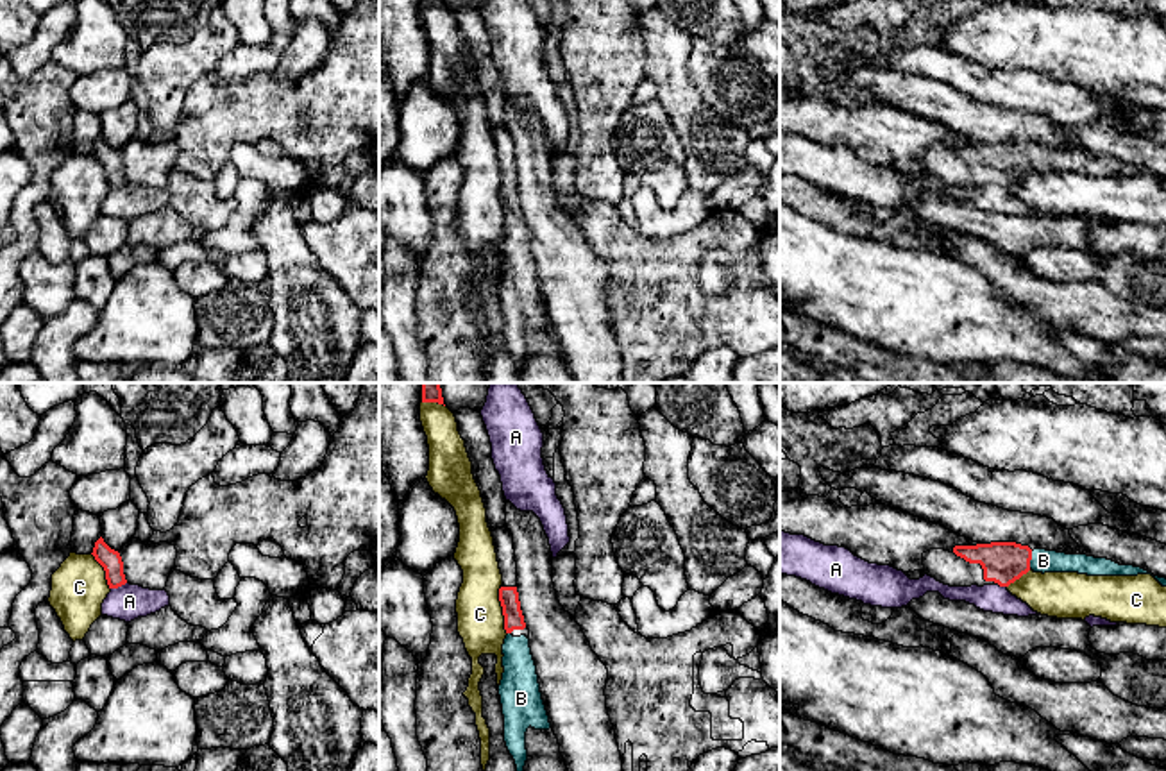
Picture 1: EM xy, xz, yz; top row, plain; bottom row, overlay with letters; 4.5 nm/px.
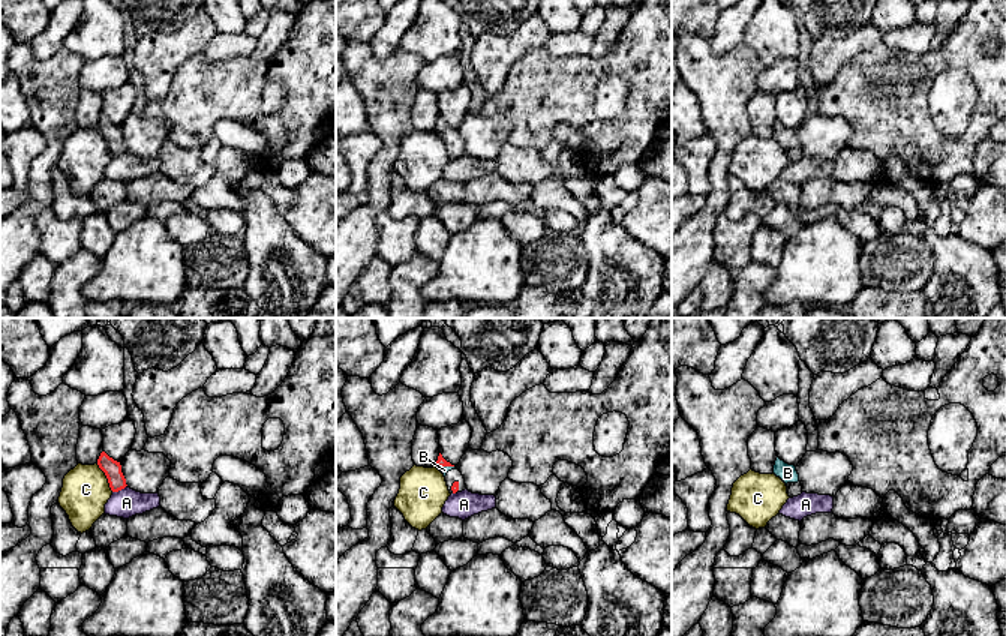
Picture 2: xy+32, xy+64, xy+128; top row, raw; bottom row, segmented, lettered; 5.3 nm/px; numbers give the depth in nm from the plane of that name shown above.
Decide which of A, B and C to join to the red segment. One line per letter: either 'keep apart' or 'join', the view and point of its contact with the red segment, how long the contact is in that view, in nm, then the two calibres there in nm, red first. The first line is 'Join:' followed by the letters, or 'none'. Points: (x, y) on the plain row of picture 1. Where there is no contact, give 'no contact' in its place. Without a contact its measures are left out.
Join: B
A: keep apart; contact xy (118, 185); length 80 nm; calibres 90 and 160 nm
B: join; contact yz (1030, 158); length 80 nm; calibres 190 and 100 nm
C: keep apart; contact xz (503, 210); length 220 nm; calibres 90 and 200 nm

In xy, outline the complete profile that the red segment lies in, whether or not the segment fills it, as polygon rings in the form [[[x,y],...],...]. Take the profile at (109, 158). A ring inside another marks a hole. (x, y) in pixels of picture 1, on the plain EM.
[[[102,136],[95,141],[91,154],[104,166],[109,188],[127,182],[120,152],[111,148]]]

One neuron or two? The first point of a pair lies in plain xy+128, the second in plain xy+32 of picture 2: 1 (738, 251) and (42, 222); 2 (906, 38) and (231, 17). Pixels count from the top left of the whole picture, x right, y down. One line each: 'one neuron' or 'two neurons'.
1: one neuron
2: two neurons

